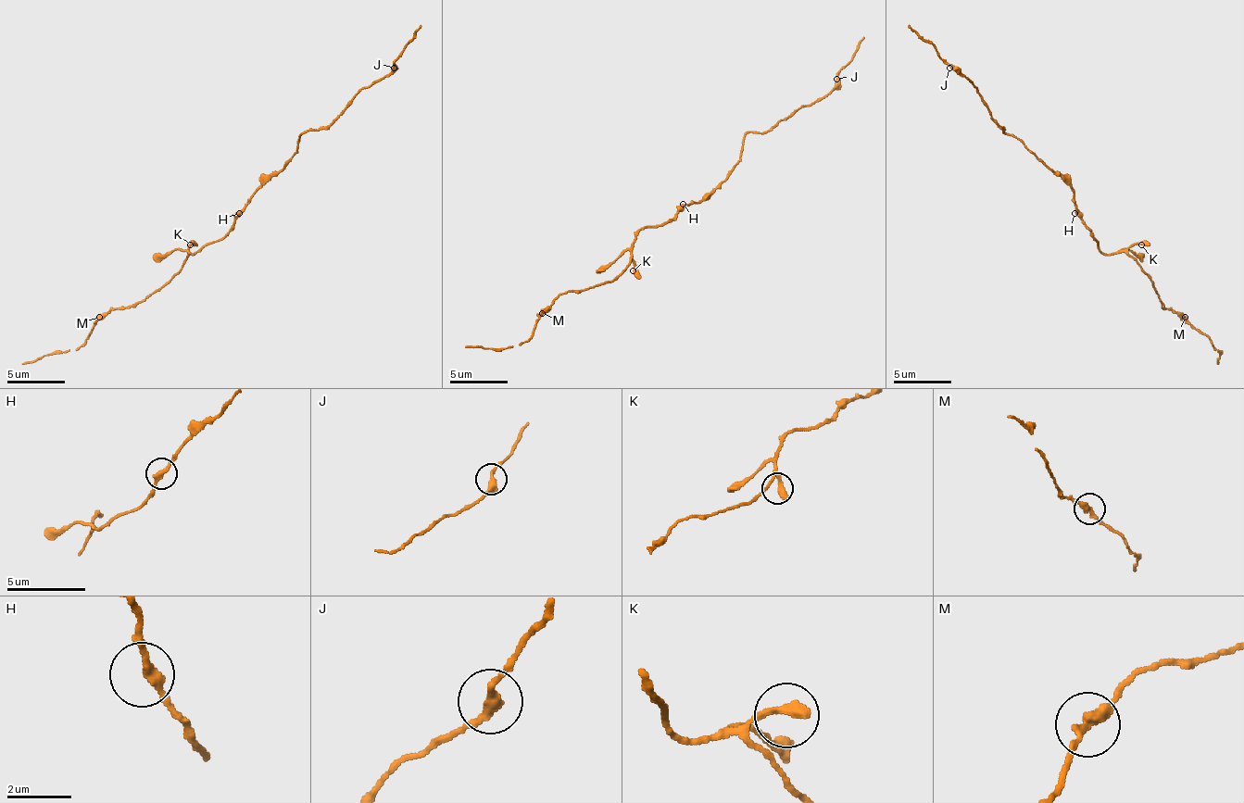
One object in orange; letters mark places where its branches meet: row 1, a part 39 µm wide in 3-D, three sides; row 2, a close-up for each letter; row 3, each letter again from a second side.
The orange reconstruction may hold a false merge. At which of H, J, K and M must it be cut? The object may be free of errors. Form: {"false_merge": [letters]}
{"false_merge": []}

